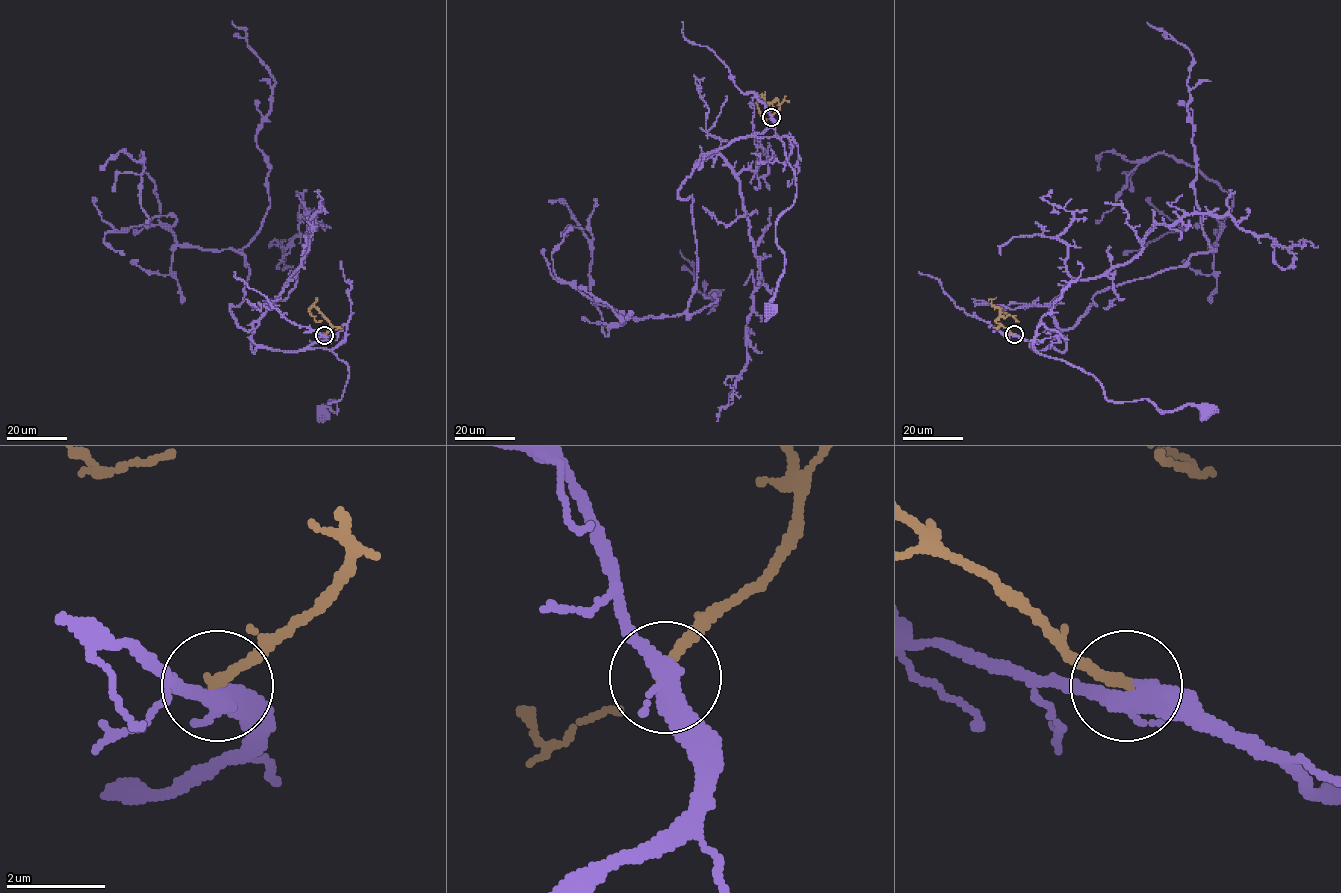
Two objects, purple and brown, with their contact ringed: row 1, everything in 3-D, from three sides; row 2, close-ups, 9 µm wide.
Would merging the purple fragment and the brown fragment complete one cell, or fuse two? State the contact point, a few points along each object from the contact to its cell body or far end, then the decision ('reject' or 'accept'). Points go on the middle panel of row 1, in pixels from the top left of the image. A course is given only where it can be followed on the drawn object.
(771, 117) | purple via (771, 117), (773, 124), (754, 134), (783, 144), (796, 197), (776, 225), (785, 271), (768, 310) | brown via (771, 117), (779, 107), (778, 100), (767, 103), (759, 98), (757, 107), (760, 115), (764, 120), (769, 119) | accept

